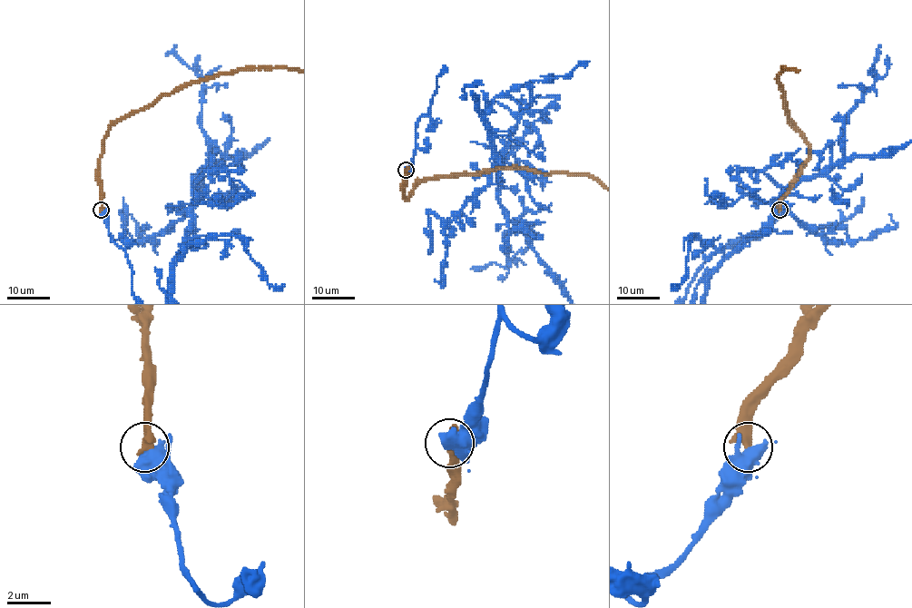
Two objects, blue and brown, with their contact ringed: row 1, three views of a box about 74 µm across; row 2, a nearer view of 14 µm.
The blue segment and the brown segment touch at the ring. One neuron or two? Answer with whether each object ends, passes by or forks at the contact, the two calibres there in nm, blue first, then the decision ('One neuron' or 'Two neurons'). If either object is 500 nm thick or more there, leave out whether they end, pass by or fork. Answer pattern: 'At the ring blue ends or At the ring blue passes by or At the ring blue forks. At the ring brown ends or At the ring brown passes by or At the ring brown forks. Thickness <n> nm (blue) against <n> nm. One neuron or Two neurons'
Thickness 700 nm (blue) against 480 nm. Two neurons

